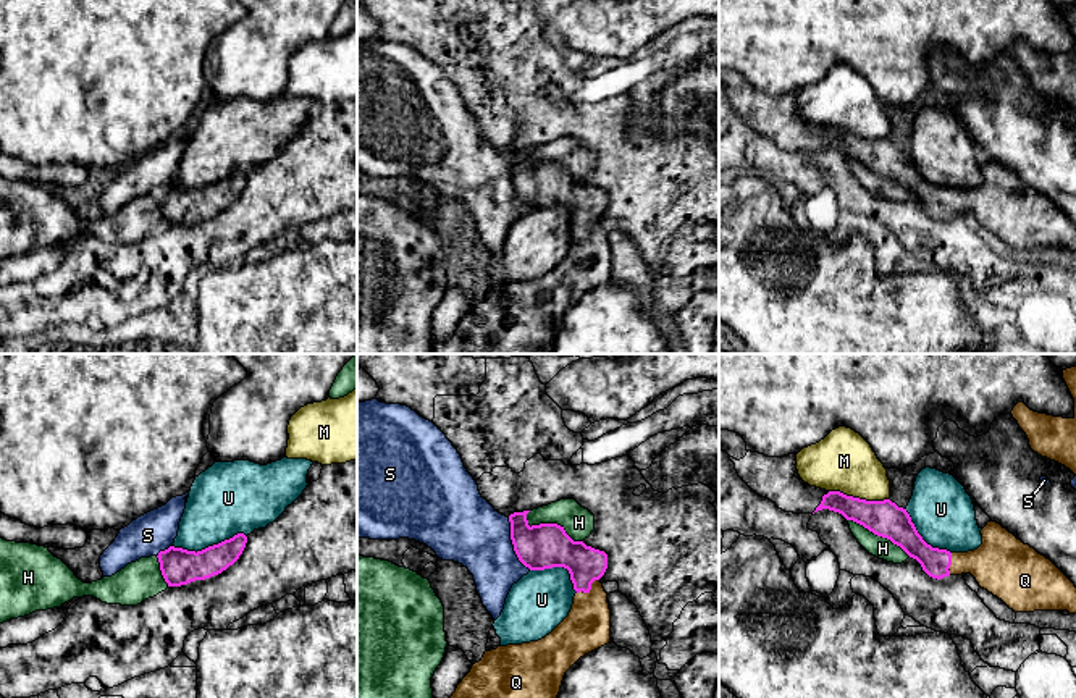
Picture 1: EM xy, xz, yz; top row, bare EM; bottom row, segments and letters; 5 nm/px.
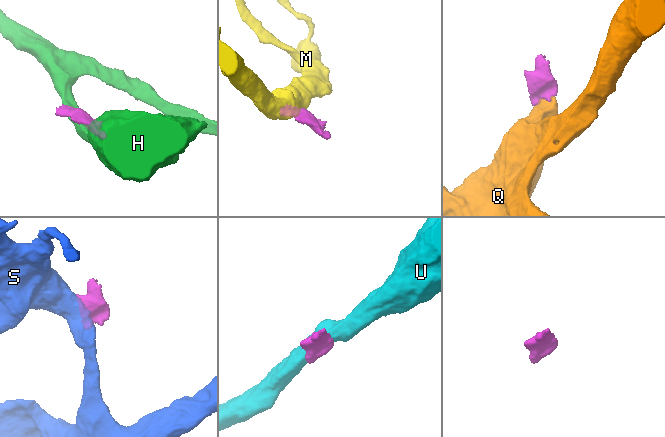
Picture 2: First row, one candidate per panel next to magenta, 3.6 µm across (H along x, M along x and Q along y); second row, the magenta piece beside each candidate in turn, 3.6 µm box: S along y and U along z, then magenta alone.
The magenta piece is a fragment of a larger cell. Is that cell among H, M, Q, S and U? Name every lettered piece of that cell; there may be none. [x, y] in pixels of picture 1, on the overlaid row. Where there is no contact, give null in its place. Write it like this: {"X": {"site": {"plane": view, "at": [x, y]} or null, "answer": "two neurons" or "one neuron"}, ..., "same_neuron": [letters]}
{"H": {"site": {"plane": "xz", "at": [551, 524]}, "answer": "two neurons"}, "M": {"site": {"plane": "yz", "at": [858, 498]}, "answer": "two neurons"}, "Q": {"site": {"plane": "xz", "at": [588, 590]}, "answer": "one neuron"}, "S": {"site": {"plane": "xz", "at": [512, 543]}, "answer": "two neurons"}, "U": {"site": {"plane": "xy", "at": [209, 546]}, "answer": "two neurons"}, "same_neuron": ["Q"]}

